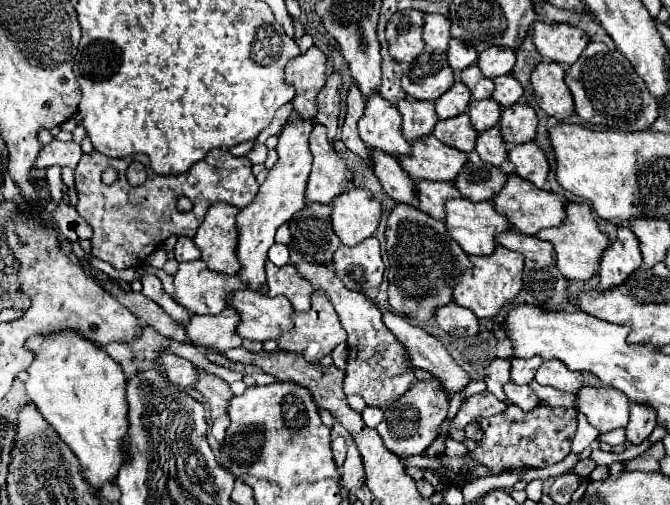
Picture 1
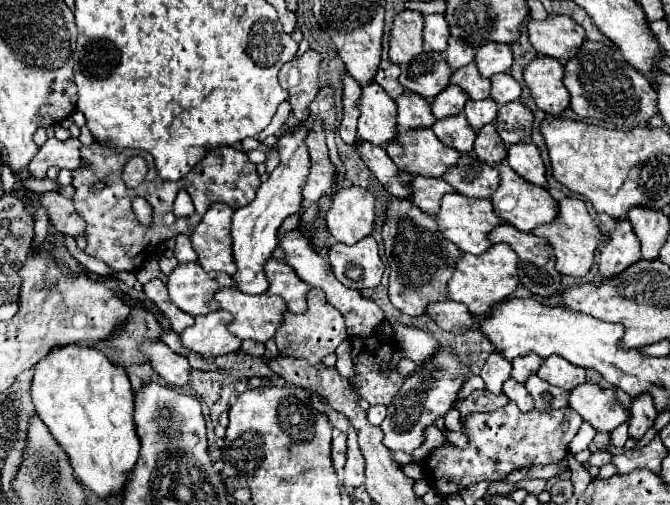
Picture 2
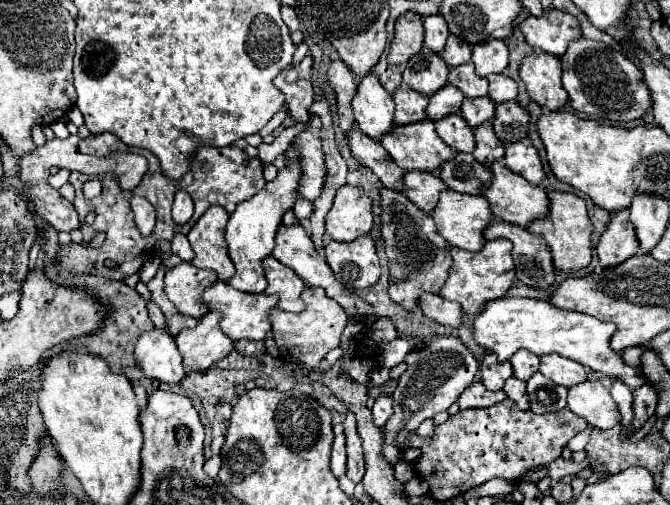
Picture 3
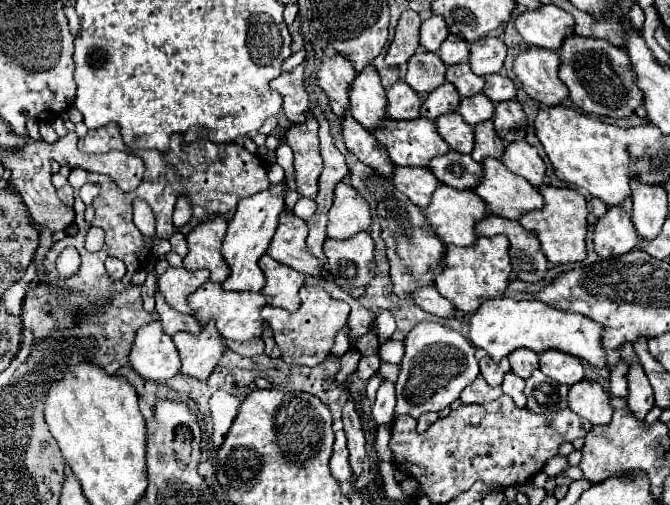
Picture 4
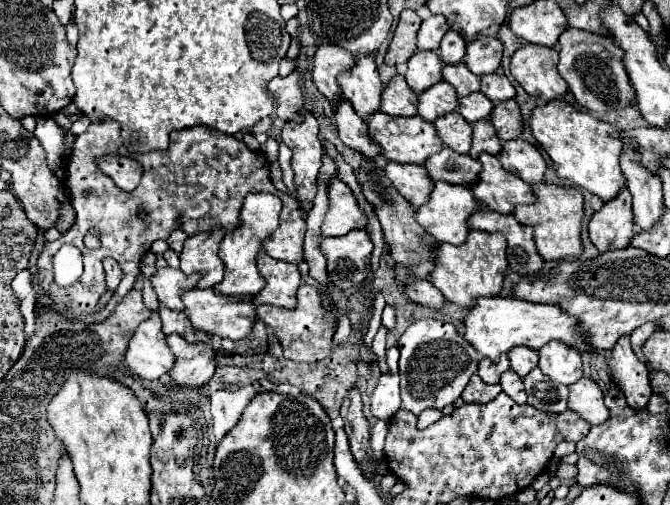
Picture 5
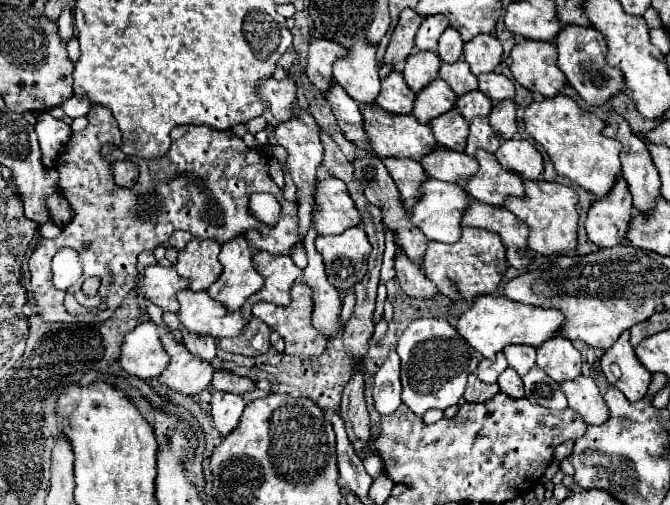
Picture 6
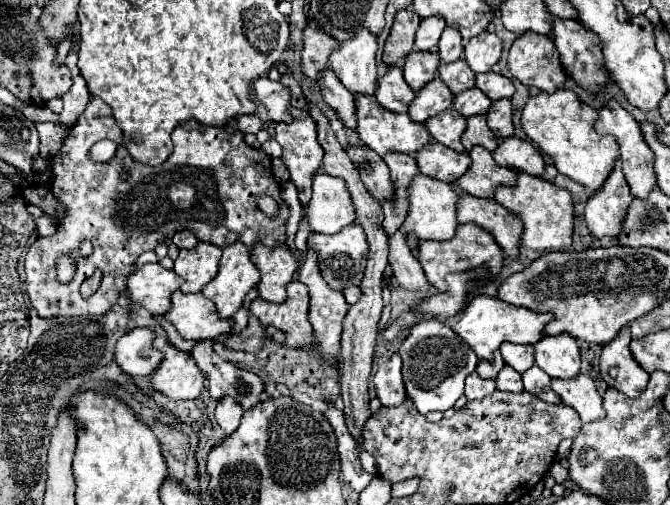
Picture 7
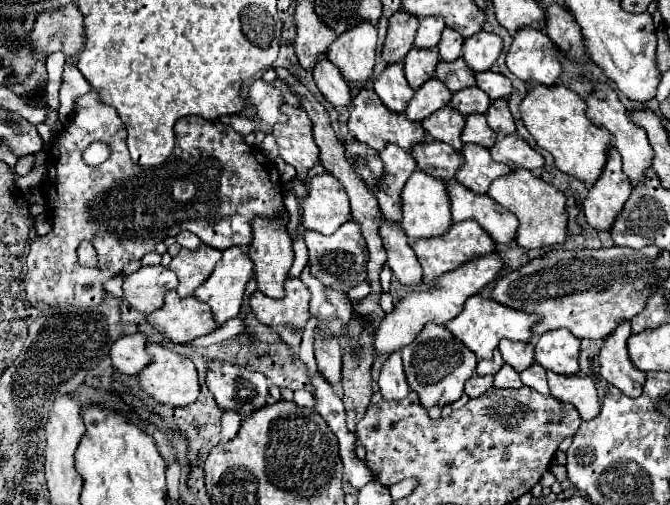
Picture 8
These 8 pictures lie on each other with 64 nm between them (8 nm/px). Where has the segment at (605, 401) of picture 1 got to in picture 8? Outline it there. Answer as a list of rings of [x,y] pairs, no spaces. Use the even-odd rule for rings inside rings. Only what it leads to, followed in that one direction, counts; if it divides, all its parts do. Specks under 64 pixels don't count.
[[[548,372],[548,386],[550,394],[562,402],[574,404],[574,408],[580,412],[582,420],[590,420],[598,416],[600,404],[598,404],[598,394],[592,378],[584,374],[574,374],[574,376],[562,376]]]

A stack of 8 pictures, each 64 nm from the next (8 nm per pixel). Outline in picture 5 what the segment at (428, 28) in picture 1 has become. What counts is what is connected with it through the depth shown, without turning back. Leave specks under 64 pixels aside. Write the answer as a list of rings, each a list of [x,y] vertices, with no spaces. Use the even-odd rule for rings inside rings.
[[[430,16],[418,30],[418,50],[438,50],[442,36],[450,30],[444,16]]]

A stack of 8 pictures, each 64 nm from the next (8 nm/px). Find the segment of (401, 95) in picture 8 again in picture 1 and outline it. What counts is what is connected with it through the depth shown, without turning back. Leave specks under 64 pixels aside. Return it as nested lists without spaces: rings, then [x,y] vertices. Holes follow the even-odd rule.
[[[406,96],[398,102],[398,110],[402,114],[402,134],[408,142],[430,134],[438,122],[434,102],[422,102],[414,100],[412,96]]]

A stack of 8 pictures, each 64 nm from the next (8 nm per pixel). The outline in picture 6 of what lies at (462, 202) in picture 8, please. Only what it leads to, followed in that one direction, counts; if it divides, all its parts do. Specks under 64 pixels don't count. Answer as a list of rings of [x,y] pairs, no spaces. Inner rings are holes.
[[[472,200],[462,216],[462,226],[476,226],[496,232],[506,246],[510,266],[526,268],[530,264],[532,252],[526,246],[528,226],[524,226],[524,222],[518,220],[510,210]]]

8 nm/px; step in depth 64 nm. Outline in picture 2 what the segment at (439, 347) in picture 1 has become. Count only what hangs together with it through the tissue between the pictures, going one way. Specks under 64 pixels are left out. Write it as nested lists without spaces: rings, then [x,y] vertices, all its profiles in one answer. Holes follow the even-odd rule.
[[[394,318],[388,320],[388,324],[394,328],[396,334],[396,342],[402,344],[402,350],[406,354],[406,358],[414,360],[416,364],[422,364],[426,358],[430,358],[430,354],[434,354],[434,350],[438,350],[438,342],[428,336],[426,332],[418,330],[418,328],[410,328],[410,326],[402,326],[398,324]]]

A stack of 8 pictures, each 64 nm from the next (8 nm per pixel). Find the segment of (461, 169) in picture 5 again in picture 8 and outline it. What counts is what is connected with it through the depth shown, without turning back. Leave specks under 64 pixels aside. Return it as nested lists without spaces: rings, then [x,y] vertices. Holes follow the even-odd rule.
[[[432,138],[414,144],[410,154],[422,172],[438,180],[452,180],[458,166],[462,164],[462,156],[454,152],[454,148]]]

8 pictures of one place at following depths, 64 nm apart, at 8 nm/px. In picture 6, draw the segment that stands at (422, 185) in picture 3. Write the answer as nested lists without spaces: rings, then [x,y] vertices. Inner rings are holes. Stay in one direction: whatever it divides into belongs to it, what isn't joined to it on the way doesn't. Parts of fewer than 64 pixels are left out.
[[[384,158],[384,164],[398,186],[404,210],[410,212],[418,198],[418,186],[426,180],[422,166],[410,158]]]

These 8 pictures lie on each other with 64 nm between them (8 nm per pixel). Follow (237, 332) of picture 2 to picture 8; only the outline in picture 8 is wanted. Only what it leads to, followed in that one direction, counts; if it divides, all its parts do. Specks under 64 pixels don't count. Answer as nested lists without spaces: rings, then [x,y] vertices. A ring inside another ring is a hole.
[[[174,290],[166,292],[164,306],[148,314],[146,322],[174,344],[190,342],[216,330],[210,306],[198,302],[194,296],[178,298]]]

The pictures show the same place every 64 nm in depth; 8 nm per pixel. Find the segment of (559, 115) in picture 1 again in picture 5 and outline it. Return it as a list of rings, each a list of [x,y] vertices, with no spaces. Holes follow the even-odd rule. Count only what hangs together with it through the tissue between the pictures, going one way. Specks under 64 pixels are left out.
[[[524,44],[512,54],[510,72],[514,80],[530,94],[546,102],[562,98],[568,90],[566,80],[558,74],[556,48]]]

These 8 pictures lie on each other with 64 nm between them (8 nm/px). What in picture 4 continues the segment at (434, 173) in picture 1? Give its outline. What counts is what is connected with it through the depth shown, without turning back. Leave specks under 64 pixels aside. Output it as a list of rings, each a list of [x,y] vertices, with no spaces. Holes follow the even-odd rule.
[[[422,116],[414,120],[386,118],[372,136],[386,148],[396,166],[428,166],[434,156],[450,150],[438,136],[434,122]]]

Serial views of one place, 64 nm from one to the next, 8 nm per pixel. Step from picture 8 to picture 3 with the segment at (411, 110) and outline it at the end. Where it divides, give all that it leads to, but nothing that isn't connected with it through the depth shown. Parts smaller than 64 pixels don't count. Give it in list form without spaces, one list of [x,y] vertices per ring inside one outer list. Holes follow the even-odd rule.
[[[446,84],[442,90],[438,90],[430,96],[426,114],[430,120],[440,120],[442,116],[458,112],[462,106],[462,100],[464,100],[464,96],[460,94],[460,90],[454,88],[452,84]]]

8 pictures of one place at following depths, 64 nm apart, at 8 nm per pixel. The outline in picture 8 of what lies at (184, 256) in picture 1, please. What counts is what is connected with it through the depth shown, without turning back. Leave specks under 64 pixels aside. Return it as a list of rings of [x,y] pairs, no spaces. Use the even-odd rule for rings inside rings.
[[[180,232],[176,236],[176,240],[182,248],[188,248],[188,250],[198,250],[198,246],[202,244],[202,240],[196,234],[190,234],[190,232]]]

